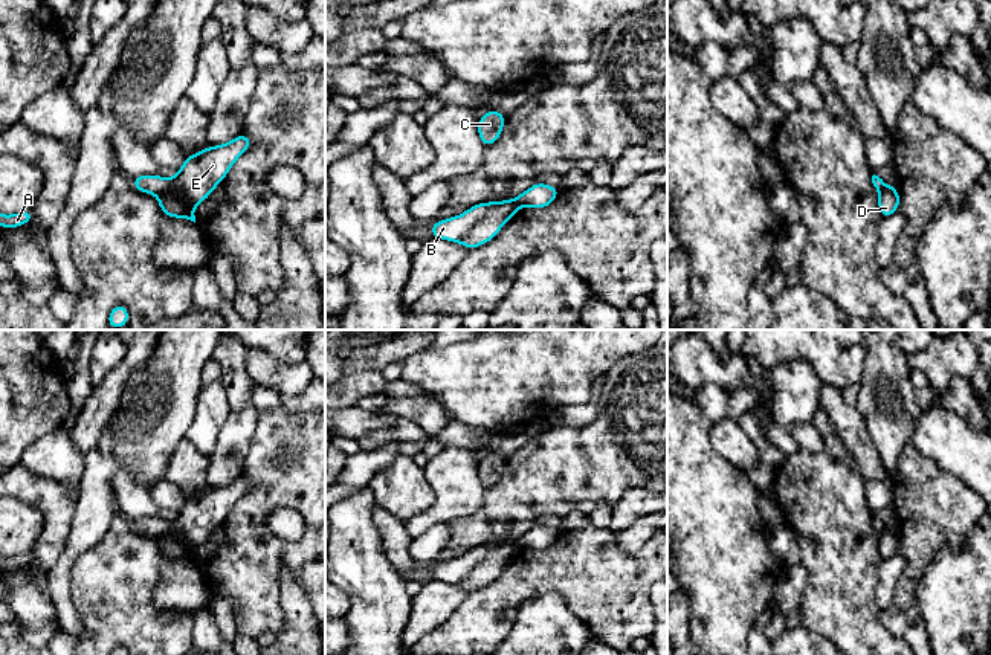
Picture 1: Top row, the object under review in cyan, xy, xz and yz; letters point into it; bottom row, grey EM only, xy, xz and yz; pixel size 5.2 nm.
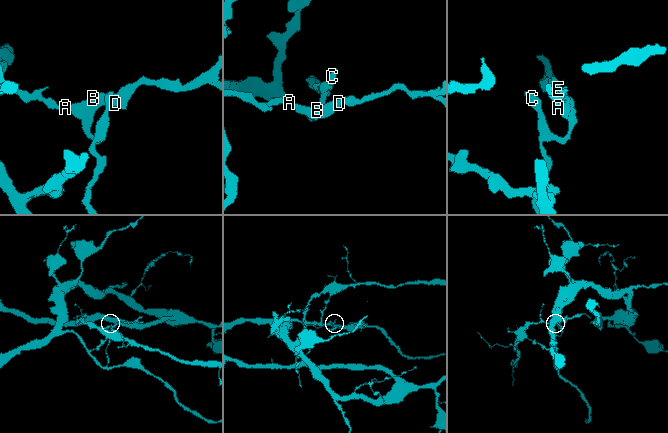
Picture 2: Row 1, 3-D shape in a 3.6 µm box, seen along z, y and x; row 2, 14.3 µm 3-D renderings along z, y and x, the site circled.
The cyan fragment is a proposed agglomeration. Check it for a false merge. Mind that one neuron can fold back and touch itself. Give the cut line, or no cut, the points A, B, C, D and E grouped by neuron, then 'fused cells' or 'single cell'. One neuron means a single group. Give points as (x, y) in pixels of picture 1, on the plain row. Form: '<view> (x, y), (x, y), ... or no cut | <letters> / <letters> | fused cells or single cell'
xz (501, 544), (493, 547), (458, 582) | A B E / C D | fused cells

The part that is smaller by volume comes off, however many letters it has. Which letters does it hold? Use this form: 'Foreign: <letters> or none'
Foreign: A, B, E

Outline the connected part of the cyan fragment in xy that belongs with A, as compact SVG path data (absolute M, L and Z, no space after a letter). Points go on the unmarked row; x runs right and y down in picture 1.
M26 553L26 554L18 554L14 557L0 557L0 568L2 569L17 569L21 568L27 563L34 563L34 554L32 553Z

